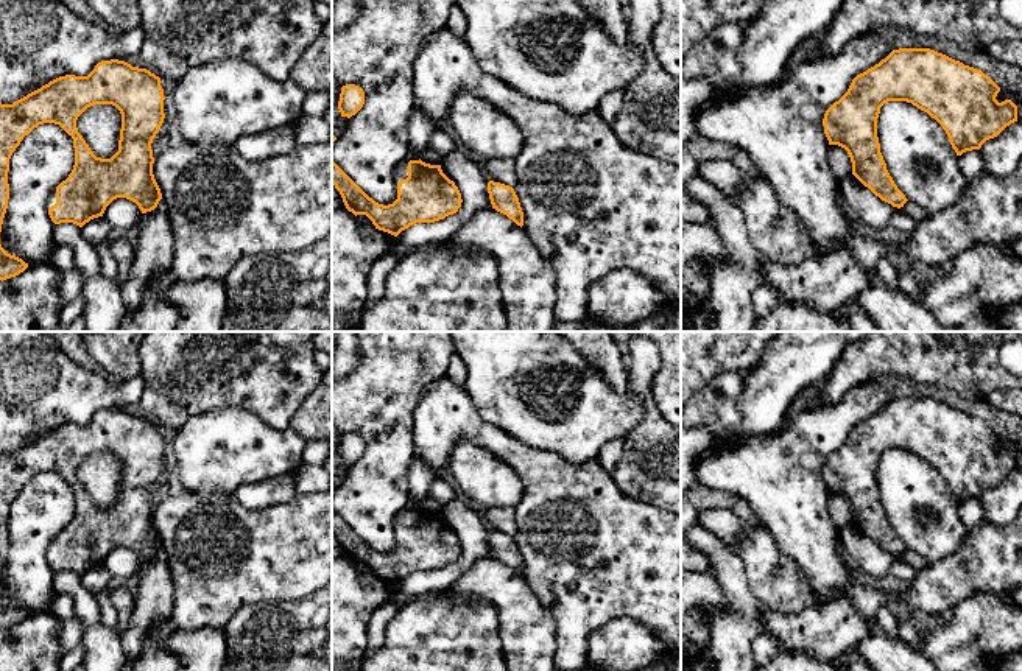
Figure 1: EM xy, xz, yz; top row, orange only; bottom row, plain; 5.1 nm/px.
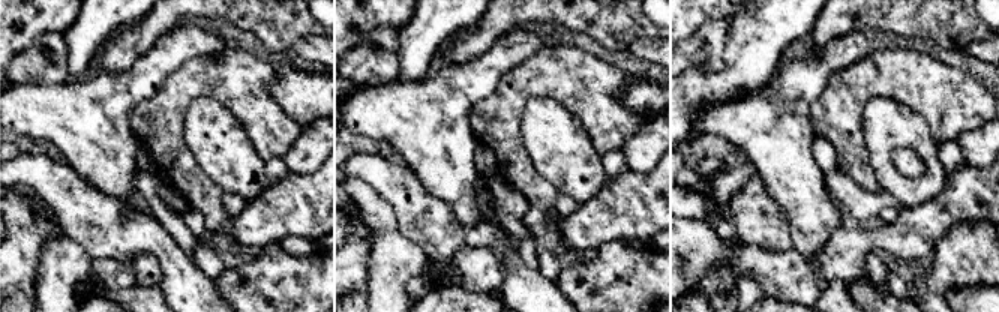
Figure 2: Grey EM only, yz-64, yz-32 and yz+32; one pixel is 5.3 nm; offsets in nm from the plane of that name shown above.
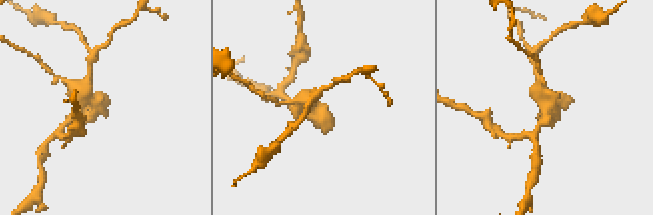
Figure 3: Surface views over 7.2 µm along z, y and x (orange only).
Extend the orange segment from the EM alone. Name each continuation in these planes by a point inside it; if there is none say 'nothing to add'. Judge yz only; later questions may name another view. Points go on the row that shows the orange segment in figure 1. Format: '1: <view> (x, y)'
nothing to add

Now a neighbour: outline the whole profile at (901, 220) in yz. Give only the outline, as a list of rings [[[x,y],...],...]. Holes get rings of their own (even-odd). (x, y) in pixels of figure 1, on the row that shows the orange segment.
[[[897,213],[893,215],[883,227],[904,229],[908,232],[915,224],[916,221],[911,216],[905,213]]]

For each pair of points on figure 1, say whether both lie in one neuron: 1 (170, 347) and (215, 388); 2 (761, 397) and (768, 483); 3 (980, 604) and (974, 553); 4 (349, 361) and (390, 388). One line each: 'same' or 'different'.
1: same
2: different
3: different
4: different

